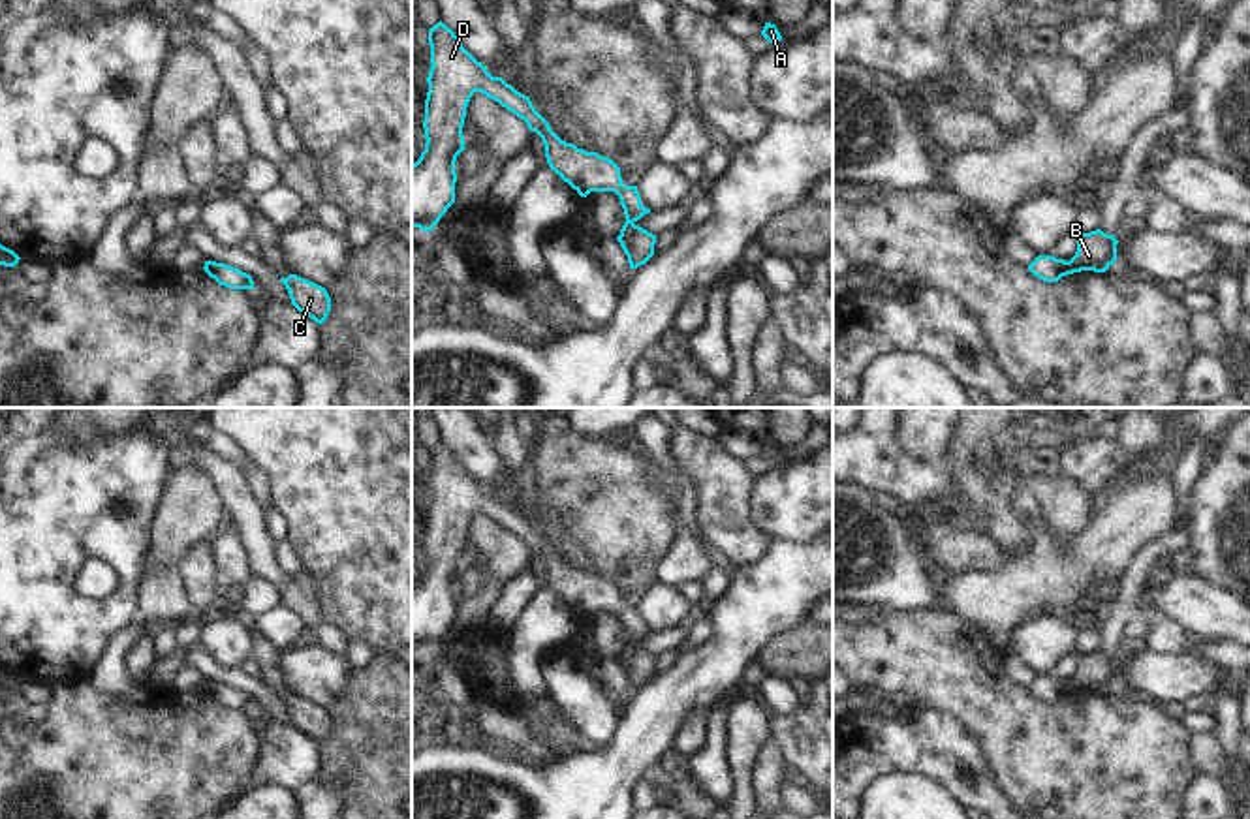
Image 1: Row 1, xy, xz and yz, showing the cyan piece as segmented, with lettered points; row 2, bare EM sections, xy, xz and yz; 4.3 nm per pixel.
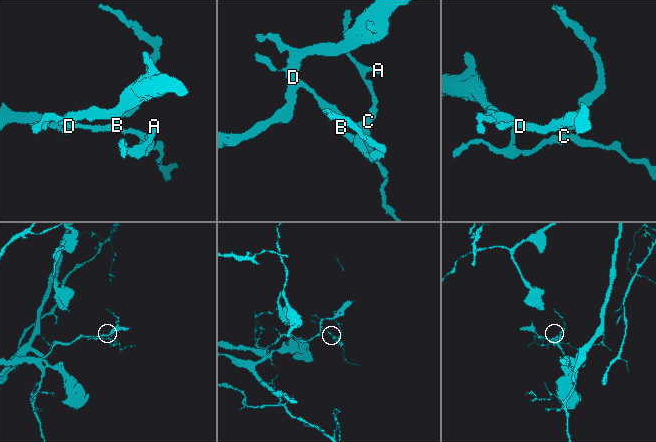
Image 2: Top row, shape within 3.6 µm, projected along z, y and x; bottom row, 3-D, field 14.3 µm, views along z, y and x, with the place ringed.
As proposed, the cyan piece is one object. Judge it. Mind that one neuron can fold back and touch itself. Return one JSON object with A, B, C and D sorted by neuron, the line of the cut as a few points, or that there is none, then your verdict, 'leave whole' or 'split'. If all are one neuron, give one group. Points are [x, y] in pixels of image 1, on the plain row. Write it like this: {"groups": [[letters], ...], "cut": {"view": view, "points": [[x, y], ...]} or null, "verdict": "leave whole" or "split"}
{"groups": [["A", "C", "D"], ["B"]], "cut": {"view": "yz", "points": [[1066, 682], [1072, 694]]}, "verdict": "split"}

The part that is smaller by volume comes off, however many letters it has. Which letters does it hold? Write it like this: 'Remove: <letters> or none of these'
Remove: B

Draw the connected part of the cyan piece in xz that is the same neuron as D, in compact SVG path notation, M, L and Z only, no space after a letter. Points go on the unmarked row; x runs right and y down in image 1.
M442 441L429 449L429 466L432 487L423 541L427 564L412 586L412 648L432 652L455 624L455 582L466 571L462 547L476 513L523 539L528 550L541 558L549 588L581 618L590 612L615 612L630 642L650 633L641 626L637 607L622 603L620 588L613 580L562 562L530 518L502 498L492 498Z

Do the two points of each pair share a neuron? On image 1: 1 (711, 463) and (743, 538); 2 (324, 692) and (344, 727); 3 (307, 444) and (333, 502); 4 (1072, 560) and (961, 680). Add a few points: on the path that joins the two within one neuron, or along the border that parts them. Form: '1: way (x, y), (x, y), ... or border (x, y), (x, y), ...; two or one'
1: way (720, 481), (724, 519); one
2: border (352, 669), (339, 697), (328, 710); two
3: way (322, 459), (333, 470), (333, 487); one
4: border (959, 617), (972, 622), (1000, 652); two

